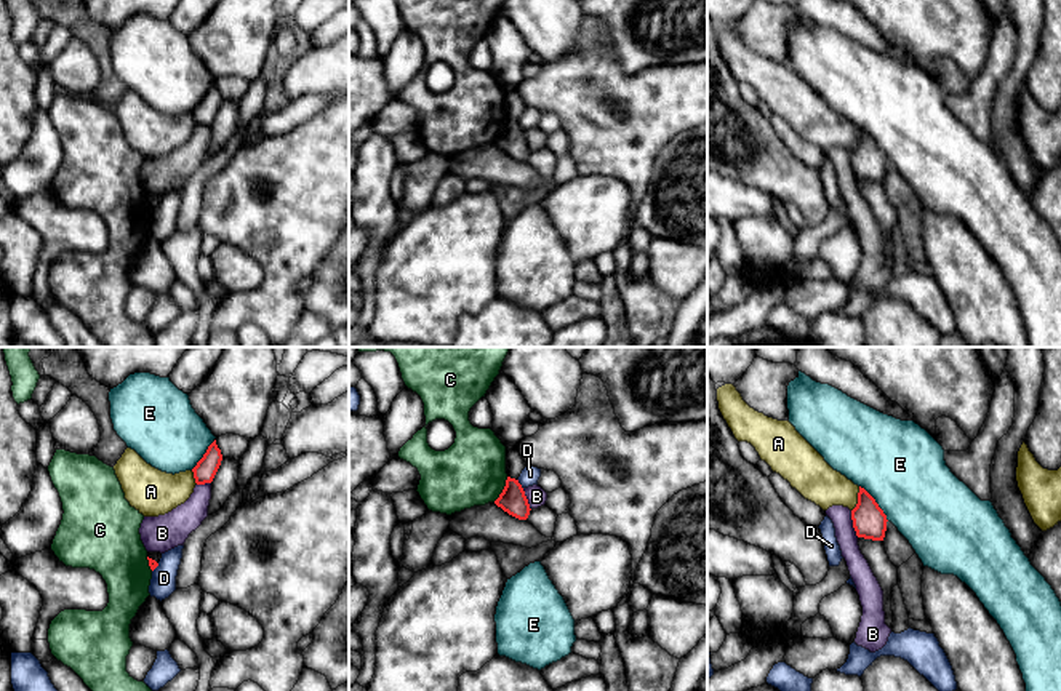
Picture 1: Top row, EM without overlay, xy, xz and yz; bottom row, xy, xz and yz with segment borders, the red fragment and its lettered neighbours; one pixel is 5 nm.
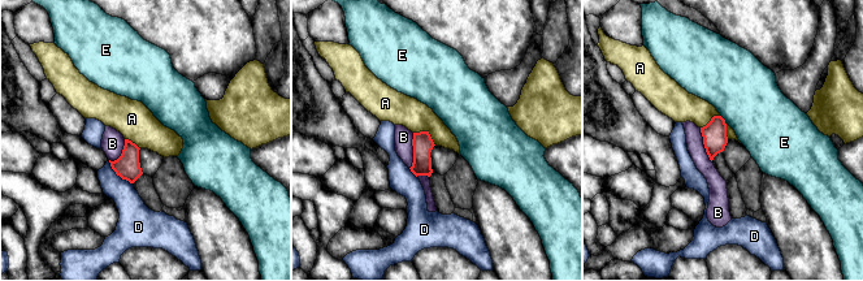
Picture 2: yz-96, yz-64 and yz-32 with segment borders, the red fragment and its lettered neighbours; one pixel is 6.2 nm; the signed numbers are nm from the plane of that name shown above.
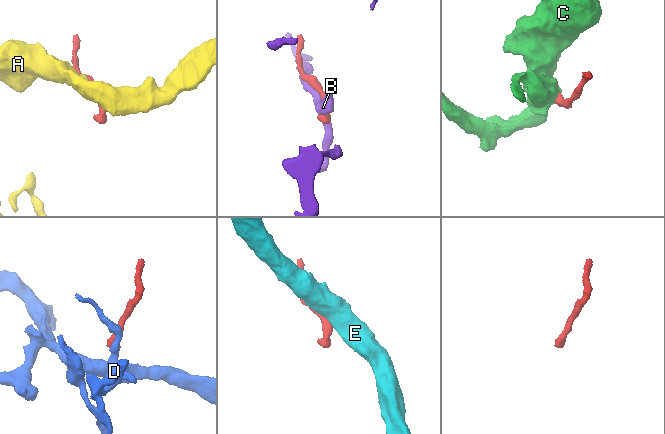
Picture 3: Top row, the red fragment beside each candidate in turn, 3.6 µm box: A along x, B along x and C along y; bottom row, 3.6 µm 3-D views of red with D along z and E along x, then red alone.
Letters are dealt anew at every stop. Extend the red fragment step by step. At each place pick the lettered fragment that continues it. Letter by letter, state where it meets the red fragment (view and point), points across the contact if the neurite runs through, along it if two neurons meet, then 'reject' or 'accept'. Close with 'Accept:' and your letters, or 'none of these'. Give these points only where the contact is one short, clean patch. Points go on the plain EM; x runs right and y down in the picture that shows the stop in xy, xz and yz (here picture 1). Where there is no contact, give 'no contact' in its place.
A: meets red in yz at (858, 141); reject
B: meets red in yz at (853, 165); reject
C: meets red in xz at (503, 131); border along xz (508, 119), (503, 133), (493, 143); reject
D: meets red in xz at (519, 125); border along xz (517, 120), (522, 130); reject
E: meets red in yz at (876, 144); reject
Accept: none of these

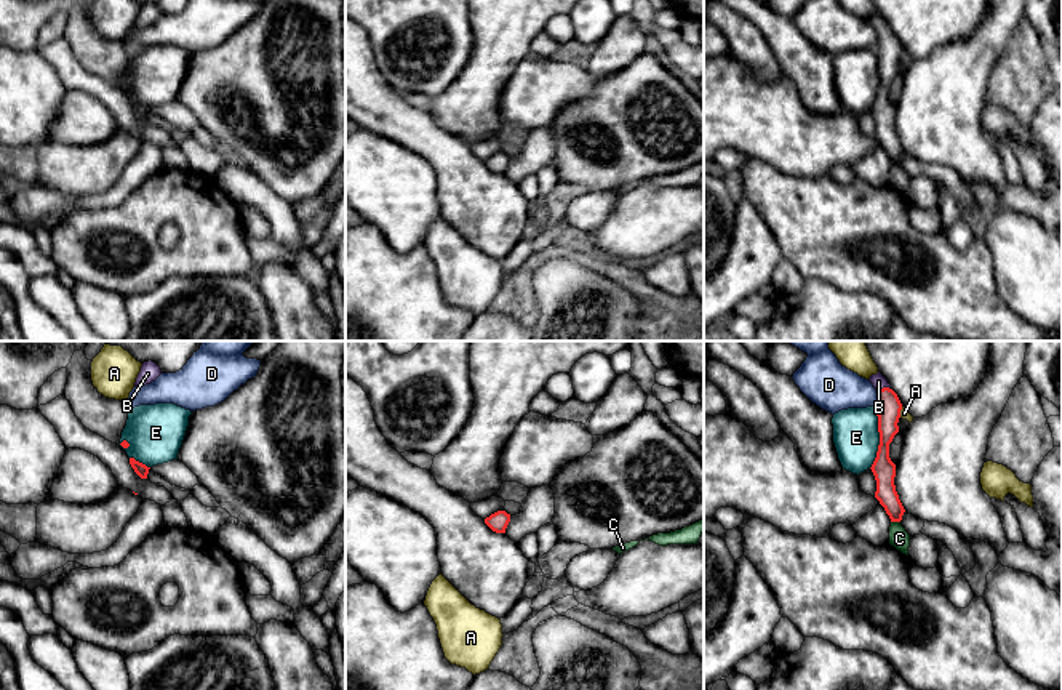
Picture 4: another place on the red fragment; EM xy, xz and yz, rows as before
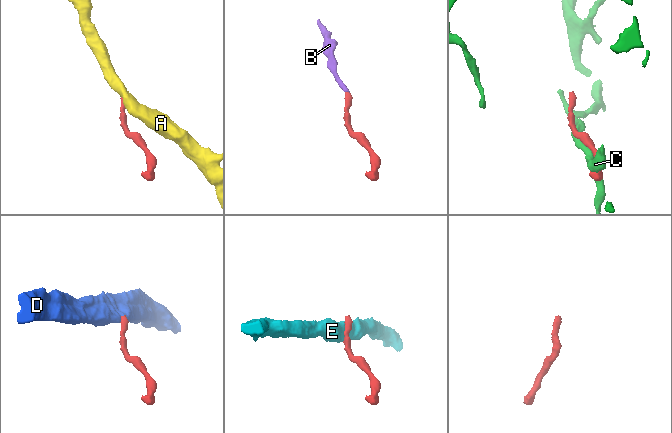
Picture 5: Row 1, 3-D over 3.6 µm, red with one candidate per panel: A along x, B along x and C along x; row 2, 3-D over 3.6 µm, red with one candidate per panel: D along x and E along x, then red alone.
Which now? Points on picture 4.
A: meets red in yz at (899, 53); border along yz (902, 48), (899, 58); reject
B: meets red in yz at (883, 29); accept
C: meets red in yz at (896, 162); reject
D: meets red in yz at (878, 40); border along yz (877, 32), (877, 44), (874, 47); reject
E: meets red in yz at (880, 79); border along yz (875, 47), (878, 92), (869, 109); reject
Accept: B

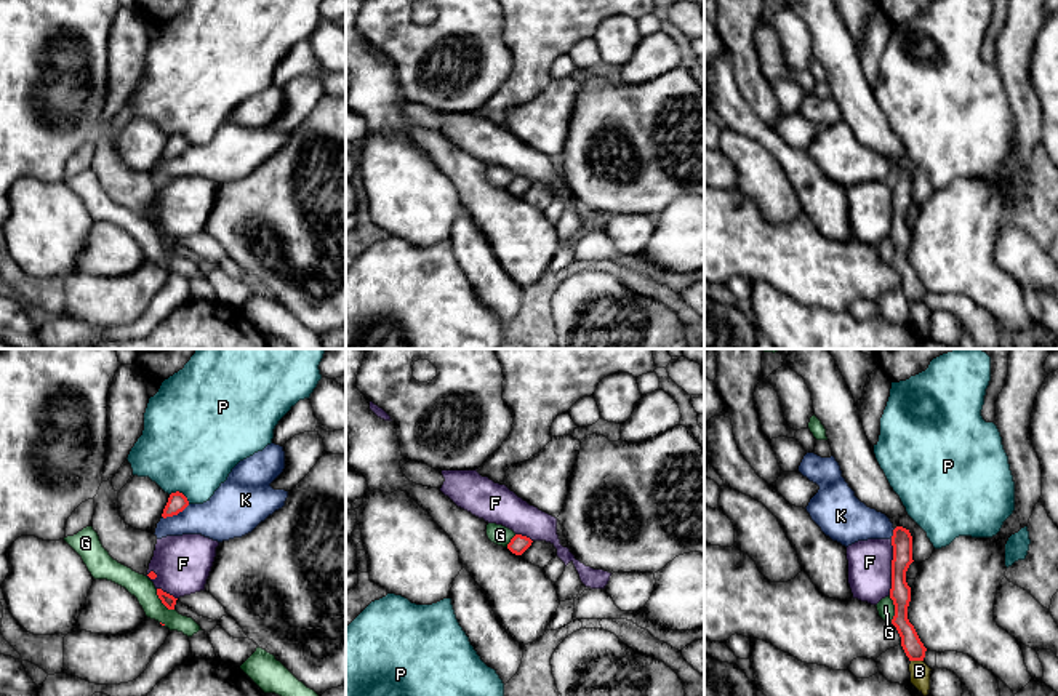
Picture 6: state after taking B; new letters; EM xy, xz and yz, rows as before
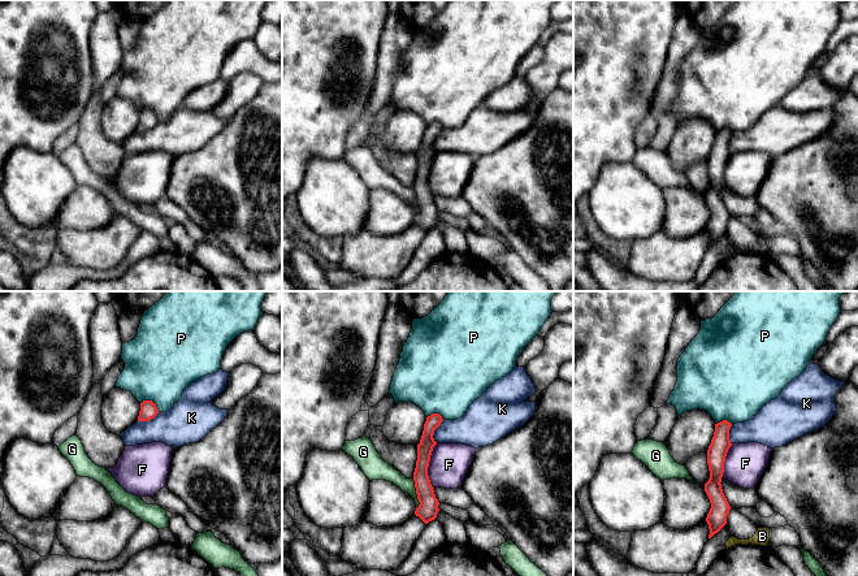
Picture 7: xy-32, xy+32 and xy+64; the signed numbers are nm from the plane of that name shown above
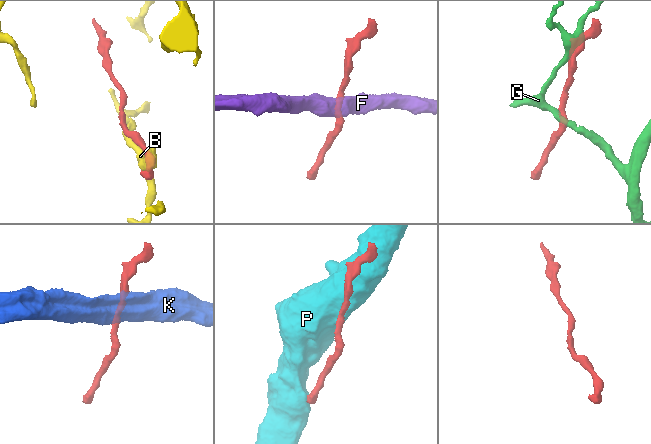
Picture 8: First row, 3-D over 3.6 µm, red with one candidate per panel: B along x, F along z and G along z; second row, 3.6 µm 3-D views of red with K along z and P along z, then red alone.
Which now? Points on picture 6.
B: meets red in yz at (917, 301); reject
F: meets red in yz at (892, 208); border along yz (892, 181), (892, 229), (889, 236); reject
G: meets red in yz at (895, 250); border along yz (889, 237), (893, 247), (892, 263); reject
K: meets red in xy at (175, 156); reject
P: meets red in xy at (181, 135); reject
Accept: none of these

